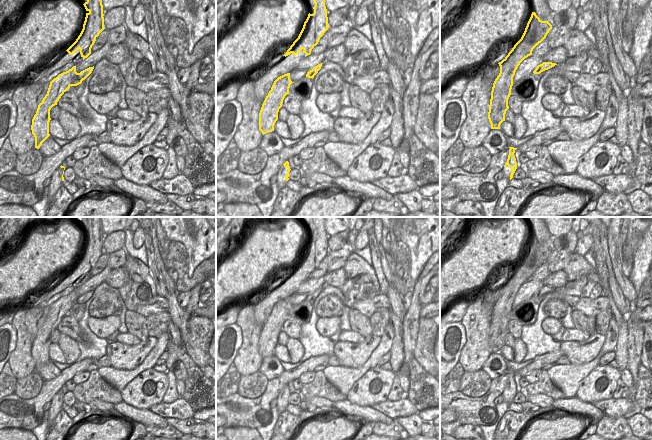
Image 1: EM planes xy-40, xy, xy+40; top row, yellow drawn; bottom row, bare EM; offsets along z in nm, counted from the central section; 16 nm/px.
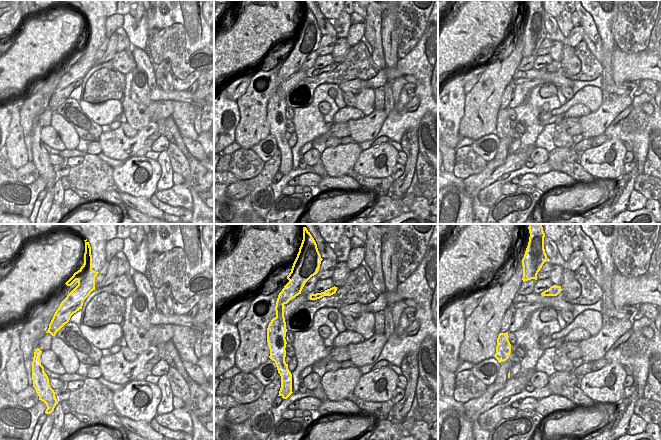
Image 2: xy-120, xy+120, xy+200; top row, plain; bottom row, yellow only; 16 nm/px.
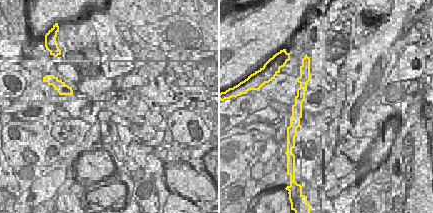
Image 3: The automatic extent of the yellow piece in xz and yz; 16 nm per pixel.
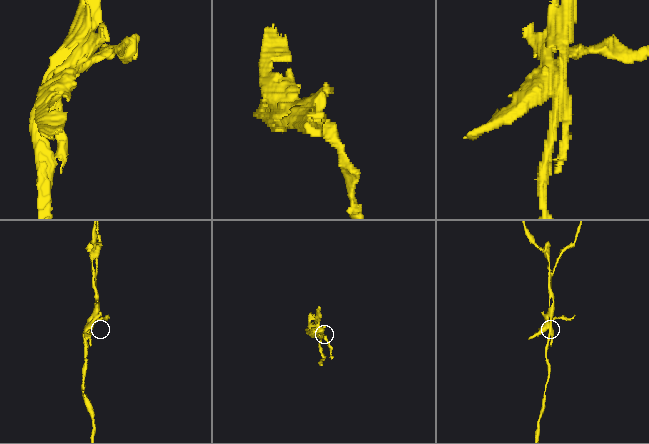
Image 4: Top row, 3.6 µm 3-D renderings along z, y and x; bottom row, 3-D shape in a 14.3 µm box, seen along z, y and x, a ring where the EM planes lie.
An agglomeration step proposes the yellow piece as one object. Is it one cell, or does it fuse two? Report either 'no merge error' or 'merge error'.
merge error

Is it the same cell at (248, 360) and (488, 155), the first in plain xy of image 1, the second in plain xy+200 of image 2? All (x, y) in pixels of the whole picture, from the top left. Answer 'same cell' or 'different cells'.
different cells

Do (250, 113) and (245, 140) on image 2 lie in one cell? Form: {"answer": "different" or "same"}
{"answer": "same"}

